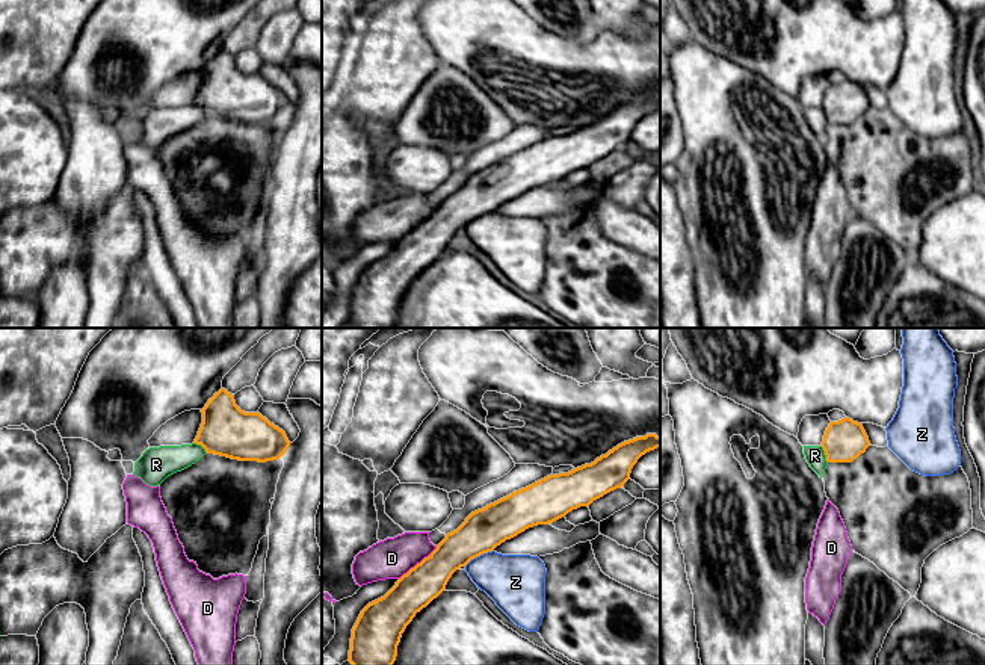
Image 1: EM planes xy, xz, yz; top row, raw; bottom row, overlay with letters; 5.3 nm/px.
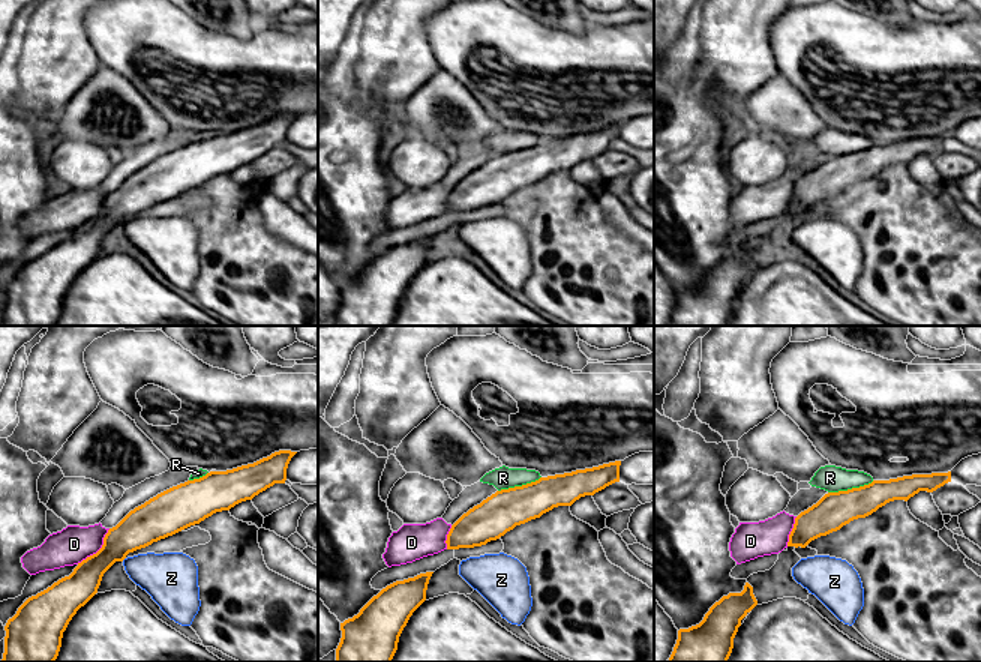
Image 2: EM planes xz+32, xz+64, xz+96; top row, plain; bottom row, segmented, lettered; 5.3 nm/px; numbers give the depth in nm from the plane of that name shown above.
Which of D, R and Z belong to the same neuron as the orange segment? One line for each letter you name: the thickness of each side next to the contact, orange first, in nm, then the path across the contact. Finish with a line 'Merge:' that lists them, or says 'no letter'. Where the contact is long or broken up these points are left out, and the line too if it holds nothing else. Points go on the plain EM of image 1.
Merge: no letter

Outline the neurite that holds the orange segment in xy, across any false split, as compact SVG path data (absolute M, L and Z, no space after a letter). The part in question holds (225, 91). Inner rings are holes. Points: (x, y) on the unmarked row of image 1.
M221 50L201 71L202 85L193 104L201 106L207 115L215 115L239 122L273 122L279 121L290 107L283 91L270 85L260 74L245 74L234 57Z

